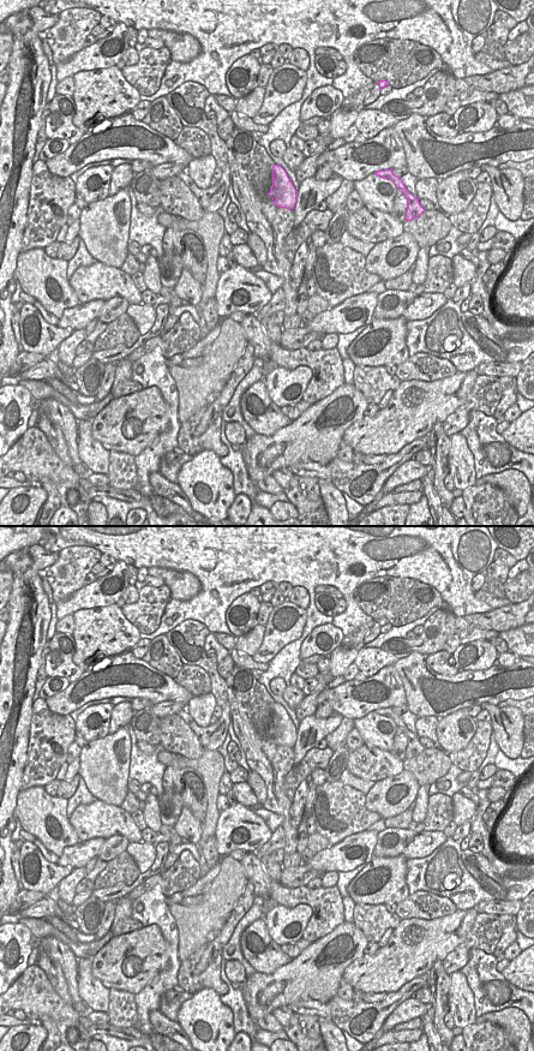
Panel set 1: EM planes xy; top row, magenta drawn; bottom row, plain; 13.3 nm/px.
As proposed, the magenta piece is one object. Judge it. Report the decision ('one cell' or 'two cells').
one cell

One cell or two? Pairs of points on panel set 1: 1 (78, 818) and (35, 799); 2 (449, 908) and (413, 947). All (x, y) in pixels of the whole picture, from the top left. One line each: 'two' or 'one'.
1: two
2: two

